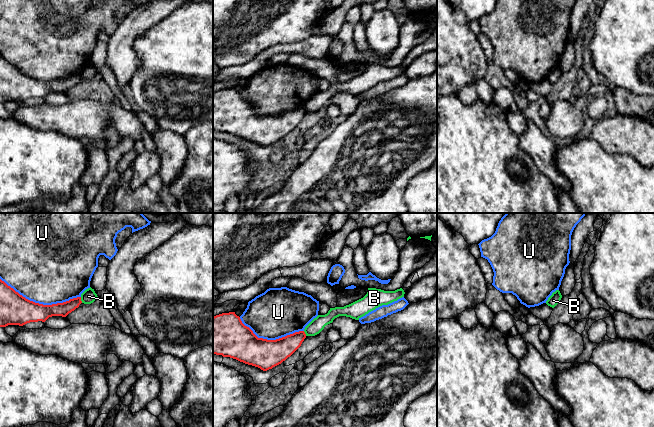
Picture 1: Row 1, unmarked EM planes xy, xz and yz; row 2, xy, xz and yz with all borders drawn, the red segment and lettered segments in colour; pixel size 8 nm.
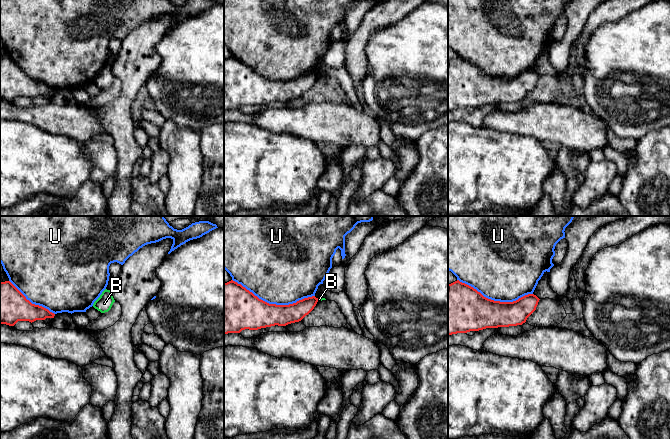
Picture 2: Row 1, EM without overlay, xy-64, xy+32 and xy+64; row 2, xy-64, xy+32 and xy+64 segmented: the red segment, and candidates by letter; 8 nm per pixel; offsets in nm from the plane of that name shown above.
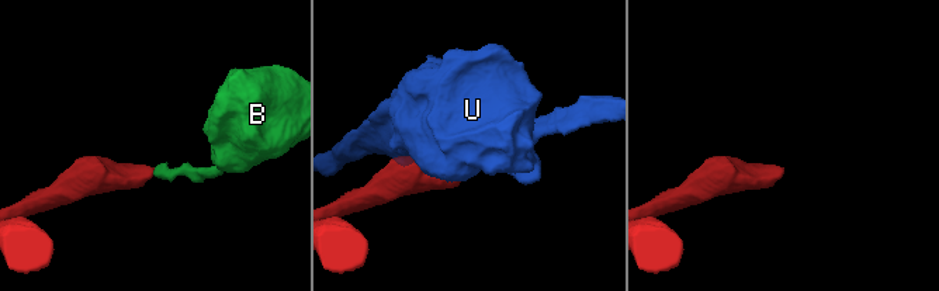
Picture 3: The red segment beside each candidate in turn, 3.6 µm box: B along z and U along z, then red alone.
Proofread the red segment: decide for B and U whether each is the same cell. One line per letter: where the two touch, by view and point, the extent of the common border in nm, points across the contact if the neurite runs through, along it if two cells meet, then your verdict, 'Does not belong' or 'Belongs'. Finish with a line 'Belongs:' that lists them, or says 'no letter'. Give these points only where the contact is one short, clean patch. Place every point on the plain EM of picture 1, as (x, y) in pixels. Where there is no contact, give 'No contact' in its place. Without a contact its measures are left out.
B: Touches red at xy (80, 76). Shared border 50 nm. Boundary: xy (80, 73), (82, 78). Does not belong
U: Touches red at xy (40, 80). Shared border 650 nm. Does not belong
Belongs: no letter

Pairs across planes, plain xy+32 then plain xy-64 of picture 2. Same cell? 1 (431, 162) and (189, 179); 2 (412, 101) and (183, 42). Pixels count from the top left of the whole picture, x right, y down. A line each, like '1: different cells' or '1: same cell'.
1: different cells
2: same cell

